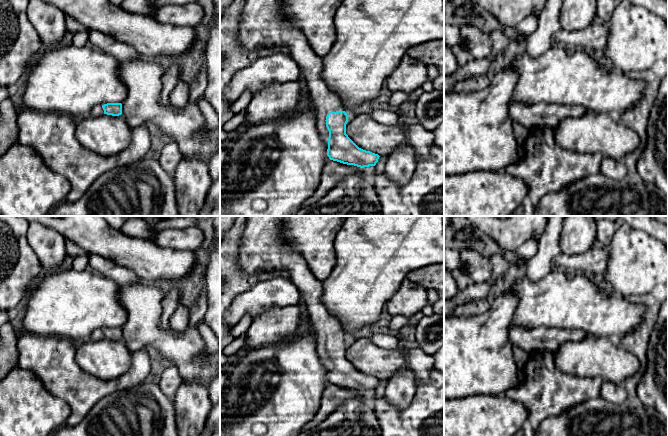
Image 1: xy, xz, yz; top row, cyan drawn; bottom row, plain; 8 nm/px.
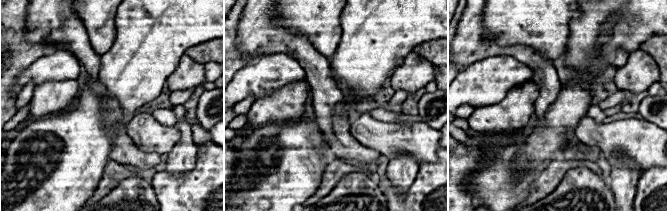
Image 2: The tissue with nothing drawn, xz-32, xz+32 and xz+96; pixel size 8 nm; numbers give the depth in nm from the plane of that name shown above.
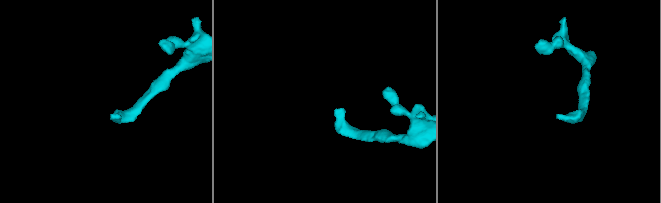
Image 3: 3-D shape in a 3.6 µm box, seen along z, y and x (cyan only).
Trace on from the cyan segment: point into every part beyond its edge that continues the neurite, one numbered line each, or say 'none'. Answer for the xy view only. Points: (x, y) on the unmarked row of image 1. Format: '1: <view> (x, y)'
1: xy (97, 334)

